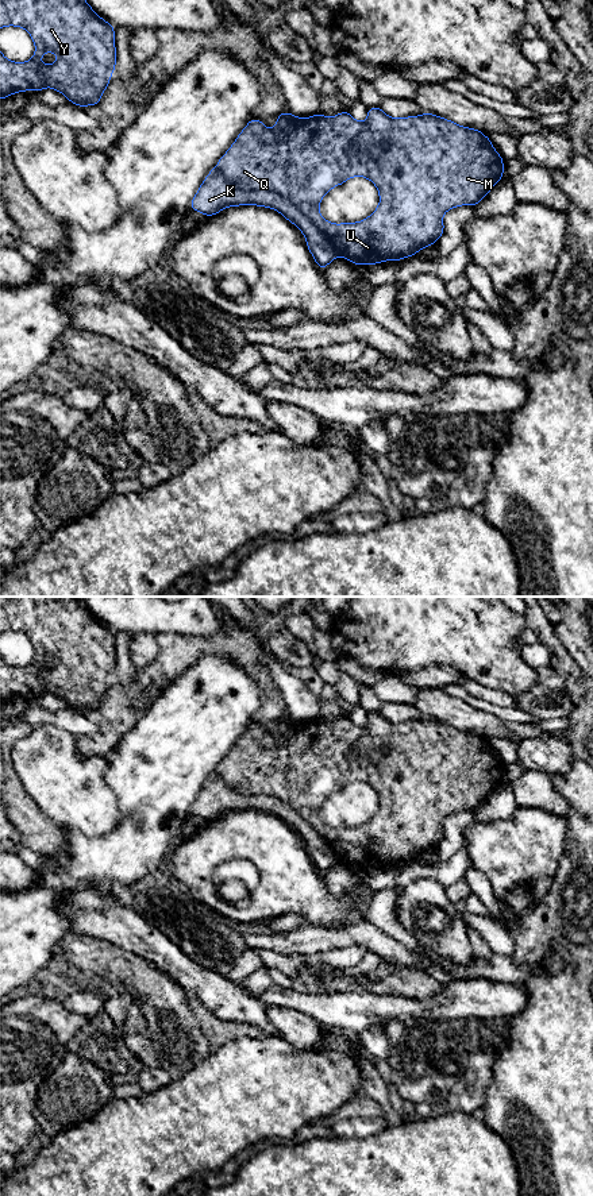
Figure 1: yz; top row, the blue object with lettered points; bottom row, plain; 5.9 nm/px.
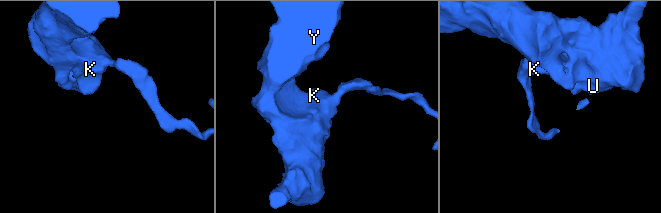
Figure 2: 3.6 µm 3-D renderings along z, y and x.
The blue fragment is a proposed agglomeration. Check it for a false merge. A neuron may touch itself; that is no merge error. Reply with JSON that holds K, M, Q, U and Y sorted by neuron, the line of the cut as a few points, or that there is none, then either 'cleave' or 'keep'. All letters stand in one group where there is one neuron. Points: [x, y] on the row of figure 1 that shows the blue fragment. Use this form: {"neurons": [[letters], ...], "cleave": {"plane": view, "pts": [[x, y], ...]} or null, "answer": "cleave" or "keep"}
{"neurons": [["K"], ["M", "Q", "U", "Y"]], "cleave": {"plane": "yz", "pts": [[215, 168], [239, 188], [285, 196], [338, 255]]}, "answer": "cleave"}

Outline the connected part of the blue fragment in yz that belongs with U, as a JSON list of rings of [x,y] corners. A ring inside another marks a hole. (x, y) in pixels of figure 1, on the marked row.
[[[371,107],[367,108],[367,117],[366,121],[355,120],[347,111],[342,111],[336,116],[323,116],[320,113],[315,113],[311,117],[299,117],[294,126],[289,130],[288,135],[276,142],[276,143],[266,143],[262,139],[262,134],[265,132],[266,127],[263,121],[253,117],[246,127],[240,131],[238,138],[234,140],[231,147],[226,151],[224,155],[220,157],[216,169],[220,171],[223,178],[230,182],[231,185],[243,189],[243,190],[267,190],[276,192],[282,197],[289,198],[334,244],[338,256],[342,256],[351,263],[359,265],[376,265],[382,263],[386,261],[401,261],[408,256],[416,255],[420,250],[435,244],[439,238],[444,232],[443,224],[443,215],[453,208],[462,207],[462,205],[478,205],[481,200],[489,194],[492,188],[504,177],[504,161],[502,157],[494,150],[490,138],[484,135],[477,128],[467,128],[465,126],[459,126],[446,117],[436,116],[434,113],[424,112],[423,115],[417,116],[407,116],[407,117],[390,117],[388,116],[381,107]],[[353,177],[365,177],[371,181],[380,194],[380,204],[376,211],[367,216],[366,219],[357,221],[357,223],[330,223],[321,217],[319,212],[319,205],[321,198],[335,186],[344,184],[347,180]]]

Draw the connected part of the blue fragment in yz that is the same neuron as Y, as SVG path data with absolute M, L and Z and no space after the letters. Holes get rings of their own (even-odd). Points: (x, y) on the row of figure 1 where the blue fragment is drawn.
M0 0L0 28L7 26L27 30L35 53L30 61L14 62L0 51L0 100L19 92L53 88L81 108L99 105L116 66L115 27L100 18L86 0ZM45 53L55 53L58 59L51 65L43 65L41 57Z

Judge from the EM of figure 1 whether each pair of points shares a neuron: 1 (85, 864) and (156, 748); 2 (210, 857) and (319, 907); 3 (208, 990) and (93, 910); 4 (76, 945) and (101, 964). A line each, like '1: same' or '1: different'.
1: same
2: same
3: same
4: same

